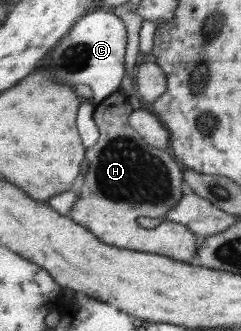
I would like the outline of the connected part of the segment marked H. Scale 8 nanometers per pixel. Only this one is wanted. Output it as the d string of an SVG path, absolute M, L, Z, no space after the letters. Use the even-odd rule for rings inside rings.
M118 90L94 108L94 123L97 125L100 135L93 146L86 148L85 158L87 158L88 167L84 175L79 176L78 184L75 187L75 191L78 191L78 199L66 216L87 228L105 244L117 248L168 256L176 261L191 263L197 256L198 236L182 224L166 220L166 214L183 196L181 182L184 180L182 175L184 168L171 152L153 148L140 134L135 132L134 128L131 128L128 118L133 112L133 107L129 103L129 97L125 92ZM139 216L163 218L164 221L156 228L147 230L137 222Z

